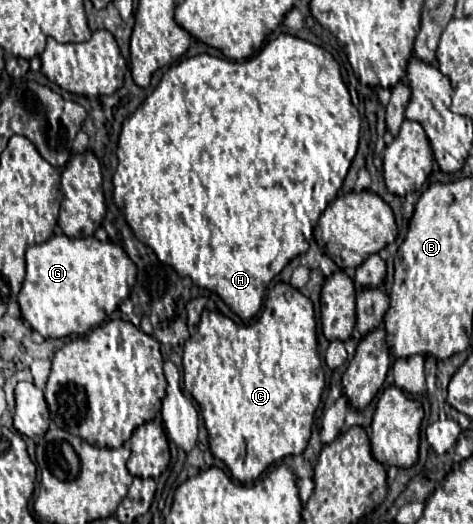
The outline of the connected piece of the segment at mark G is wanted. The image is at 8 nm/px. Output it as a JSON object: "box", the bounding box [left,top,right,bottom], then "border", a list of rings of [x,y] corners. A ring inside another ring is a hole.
{"box":[18,235,136,339],"border":[[[54,235],[46,243],[32,245],[25,253],[26,275],[22,283],[22,291],[18,295],[20,311],[24,321],[38,331],[42,337],[60,339],[68,335],[84,335],[94,325],[100,325],[118,305],[129,296],[136,281],[136,266],[122,245],[118,243],[102,243],[96,237],[70,239],[66,235]]]}

